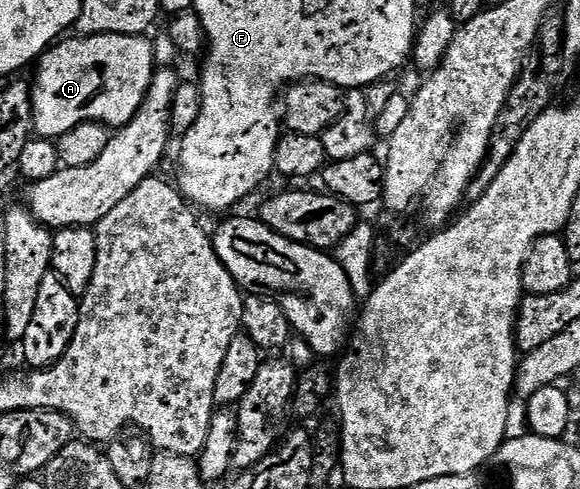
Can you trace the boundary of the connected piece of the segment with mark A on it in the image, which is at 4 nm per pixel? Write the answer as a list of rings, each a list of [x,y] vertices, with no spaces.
[[[138,35],[75,38],[65,38],[49,47],[34,67],[36,83],[31,90],[35,134],[48,141],[58,140],[83,123],[100,123],[109,129],[127,127],[152,84],[152,47],[147,38]]]

